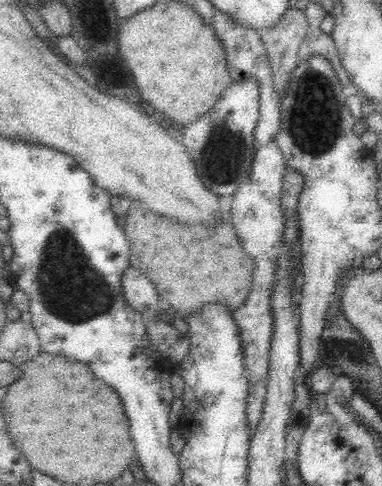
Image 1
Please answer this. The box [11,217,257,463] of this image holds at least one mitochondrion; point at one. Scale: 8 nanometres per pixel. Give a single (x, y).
(73, 291)

